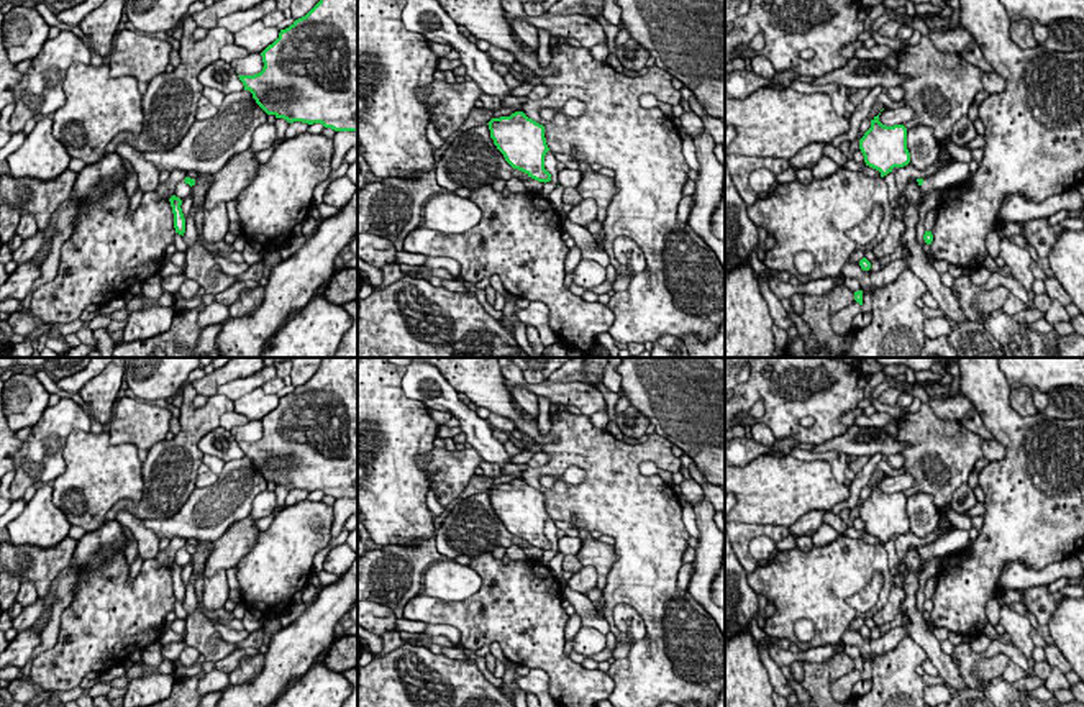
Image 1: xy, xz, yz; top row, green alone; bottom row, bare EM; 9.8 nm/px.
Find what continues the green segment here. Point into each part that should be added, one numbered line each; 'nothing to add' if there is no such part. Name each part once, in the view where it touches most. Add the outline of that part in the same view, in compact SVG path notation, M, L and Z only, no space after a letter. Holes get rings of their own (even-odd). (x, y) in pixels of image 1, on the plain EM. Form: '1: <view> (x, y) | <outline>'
1: yz (956, 540) | M953 528L950 533L940 536L933 545L923 546L922 559L948 556L954 551L963 551L969 543L969 531Z

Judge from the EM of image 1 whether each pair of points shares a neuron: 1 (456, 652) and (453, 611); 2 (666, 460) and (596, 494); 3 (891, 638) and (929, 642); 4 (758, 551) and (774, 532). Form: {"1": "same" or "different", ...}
{"1": "different", "2": "same", "3": "different", "4": "different"}

